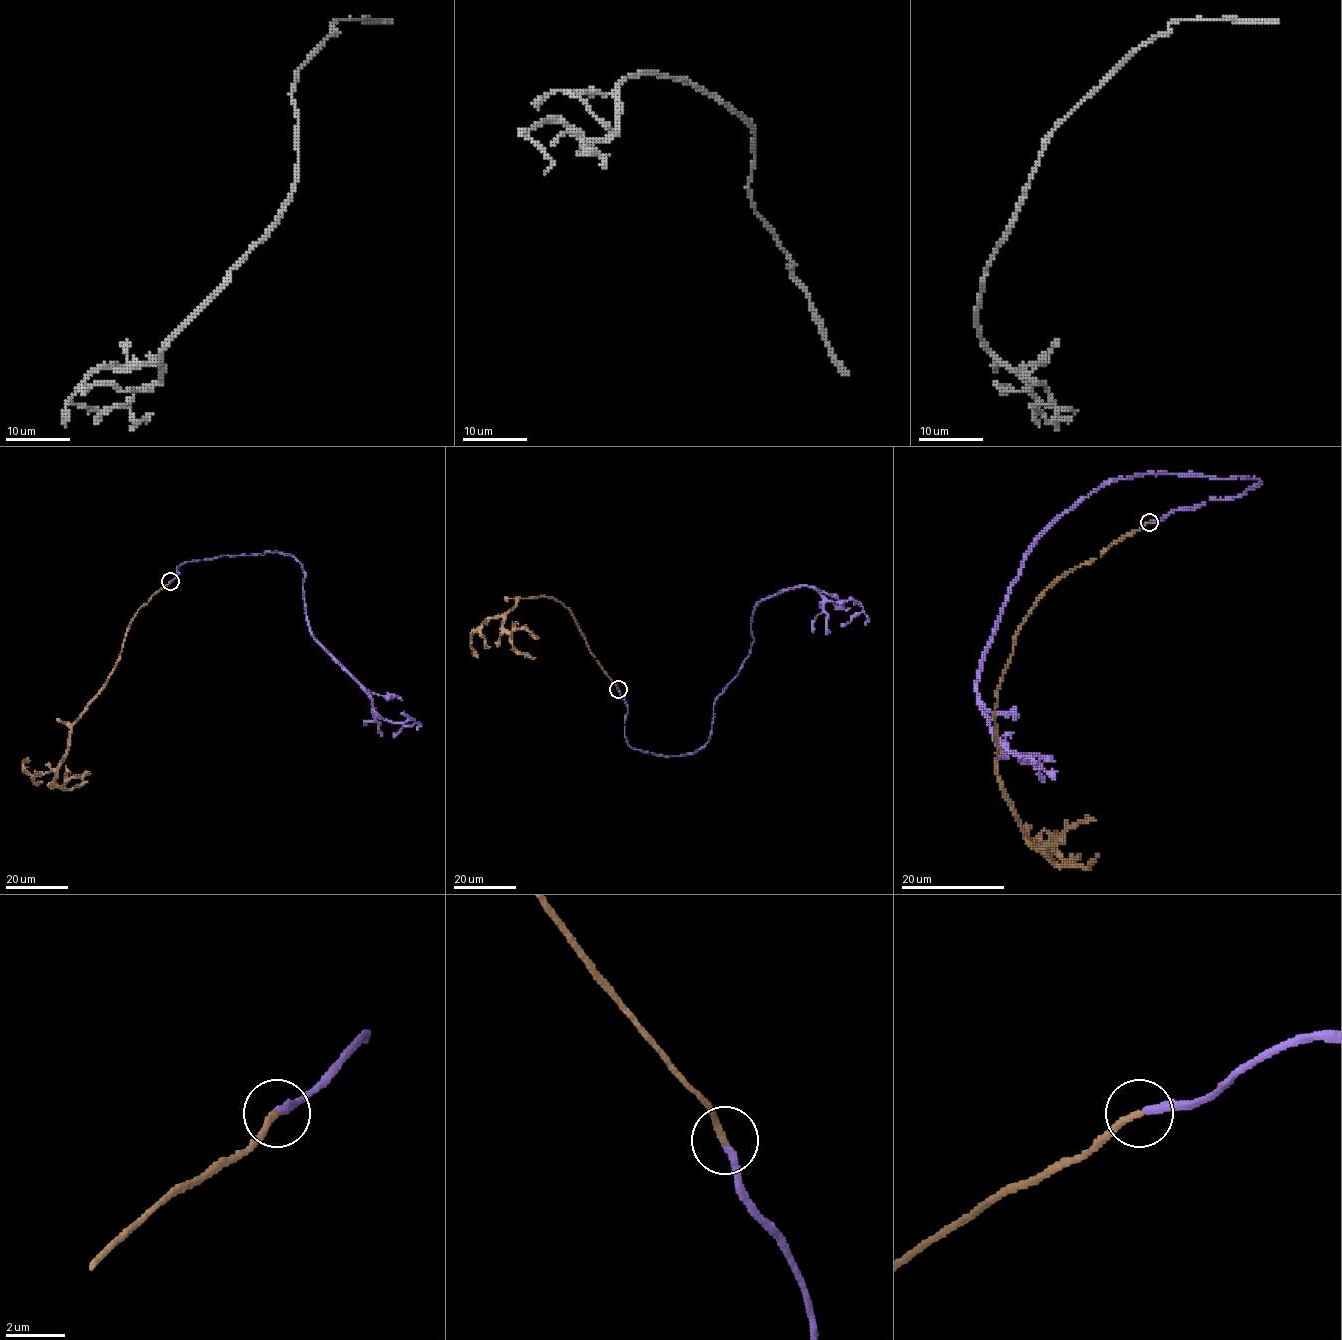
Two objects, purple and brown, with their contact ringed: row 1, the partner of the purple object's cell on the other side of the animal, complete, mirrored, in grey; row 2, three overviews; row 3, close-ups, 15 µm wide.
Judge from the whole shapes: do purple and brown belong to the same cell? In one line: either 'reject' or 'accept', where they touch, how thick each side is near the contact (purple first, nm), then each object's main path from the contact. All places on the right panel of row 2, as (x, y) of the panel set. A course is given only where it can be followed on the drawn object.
accept; at (1149, 522); 260 nm thick on the purple side, 240 nm on the other; purple runs (1150, 522), (1260, 479), (1112, 479), (1027, 554), (977, 703), (999, 756), (1033, 764), (1043, 782); brown runs (1148, 522), (1067, 571), (1040, 598), (998, 686), (998, 778), (1025, 838), (1058, 864), (1086, 868), (1096, 855)

